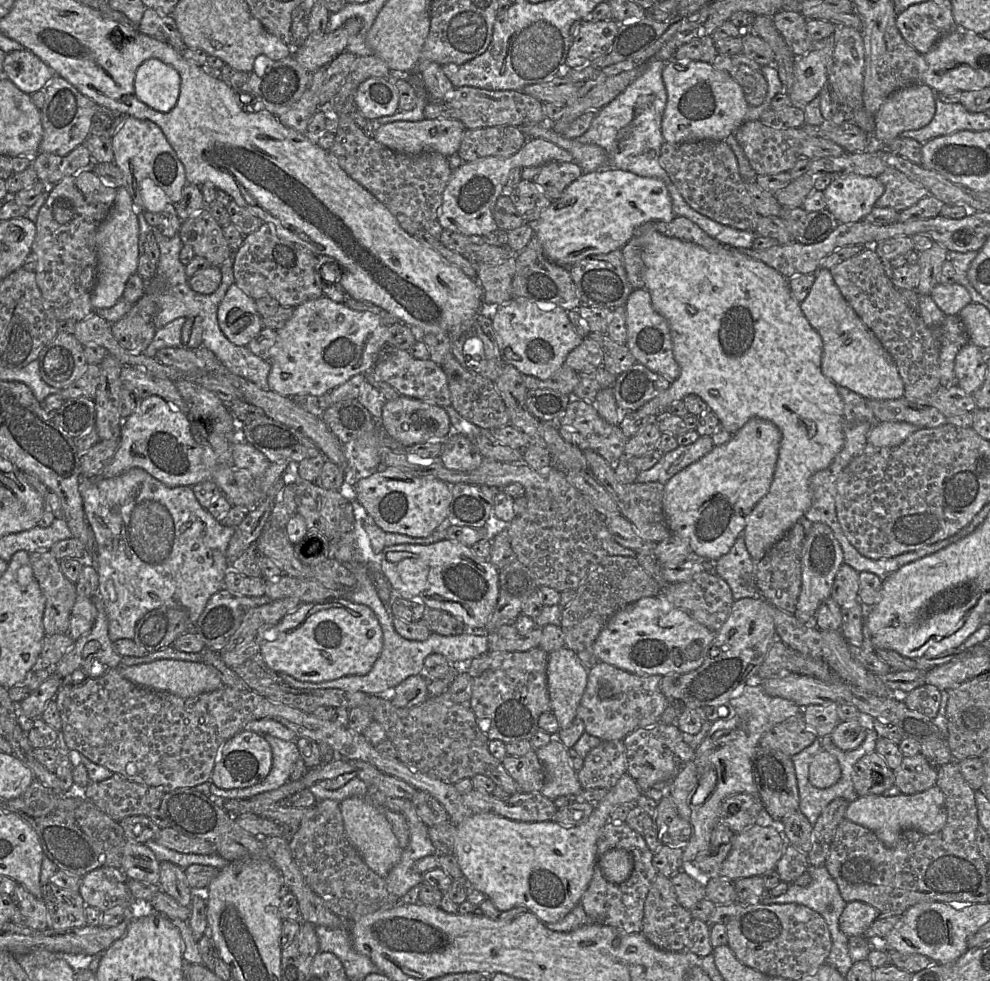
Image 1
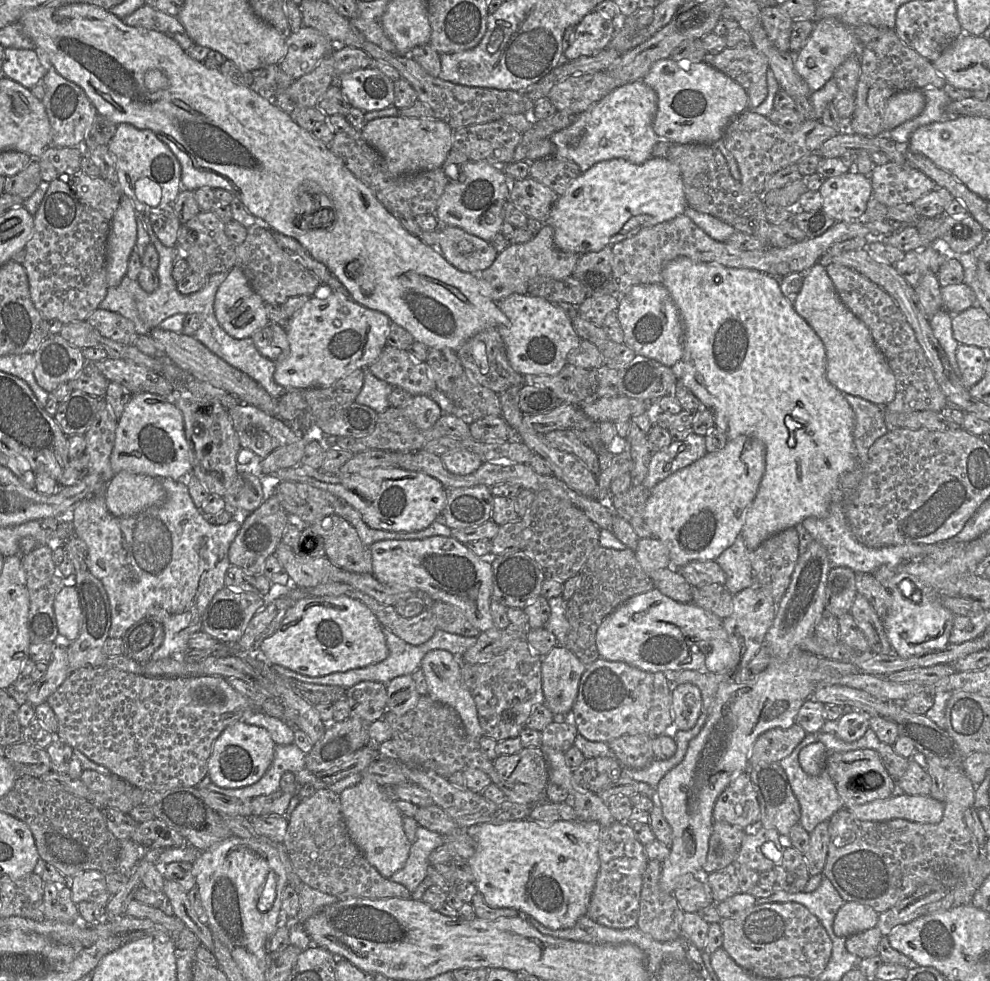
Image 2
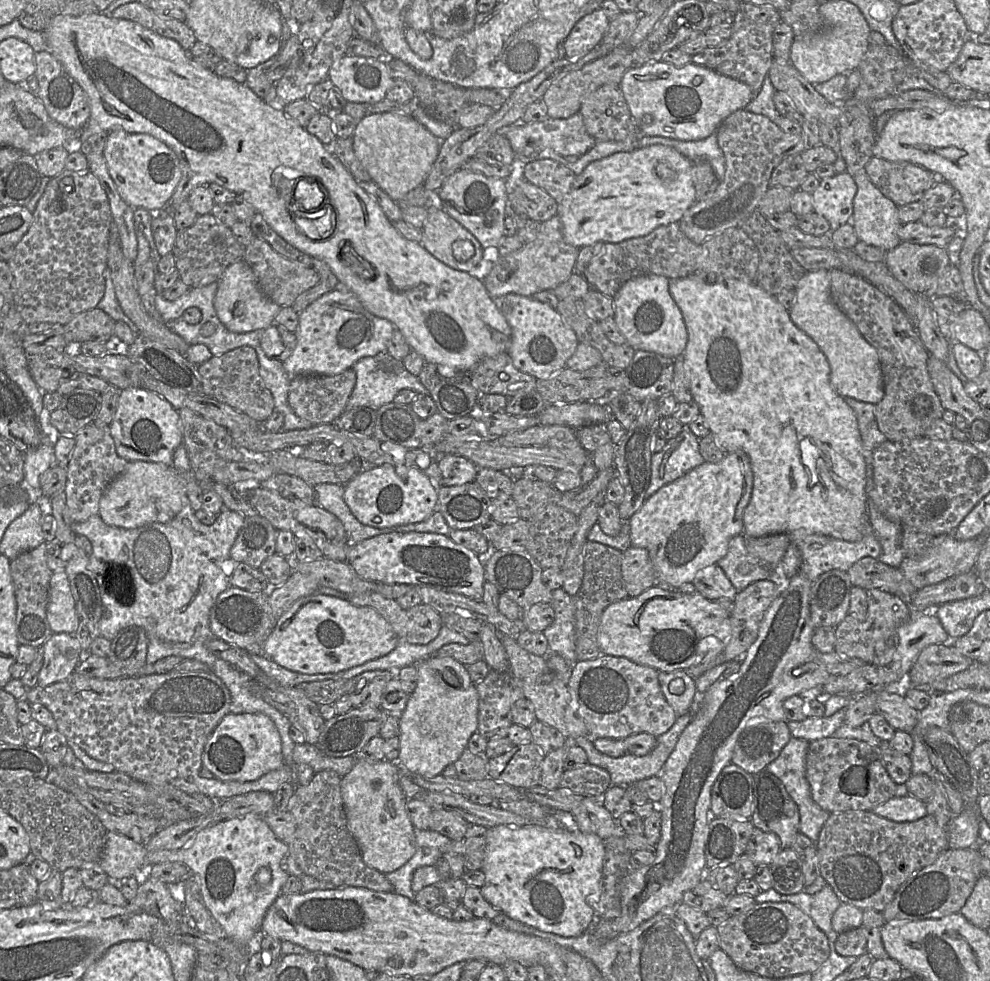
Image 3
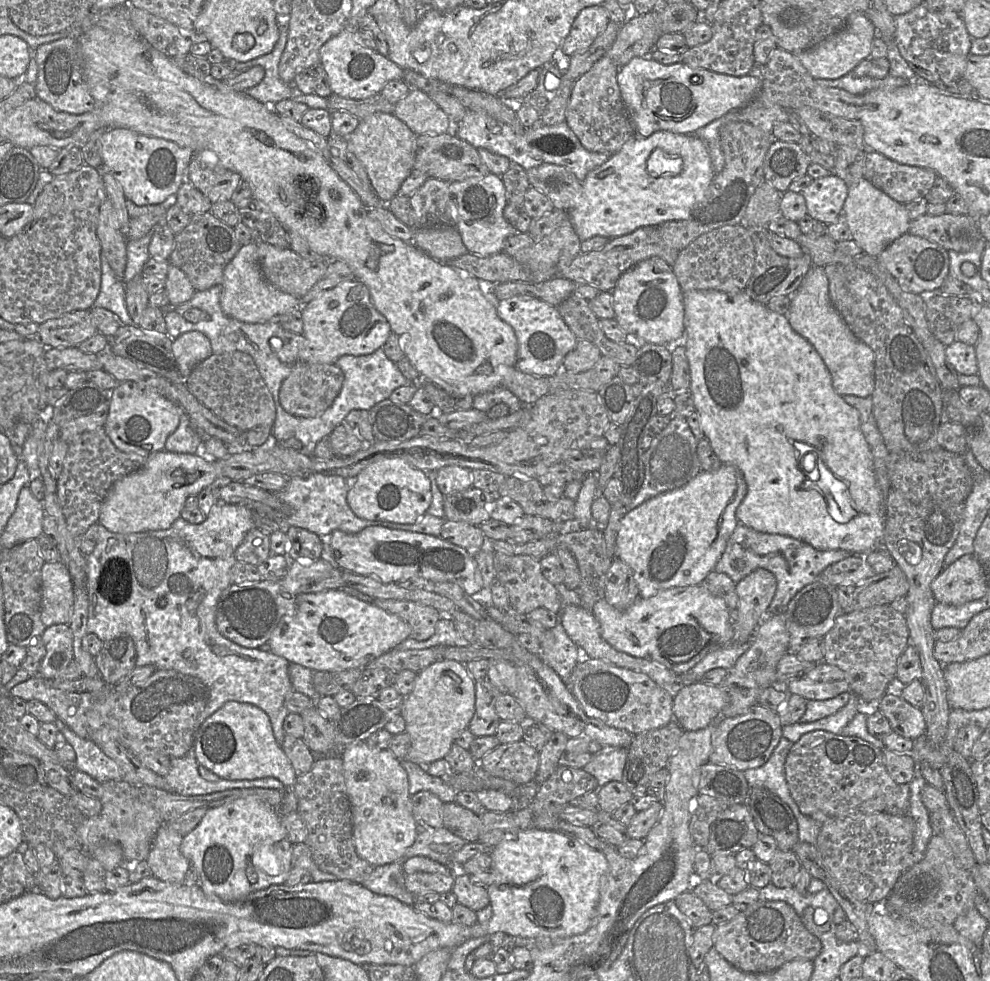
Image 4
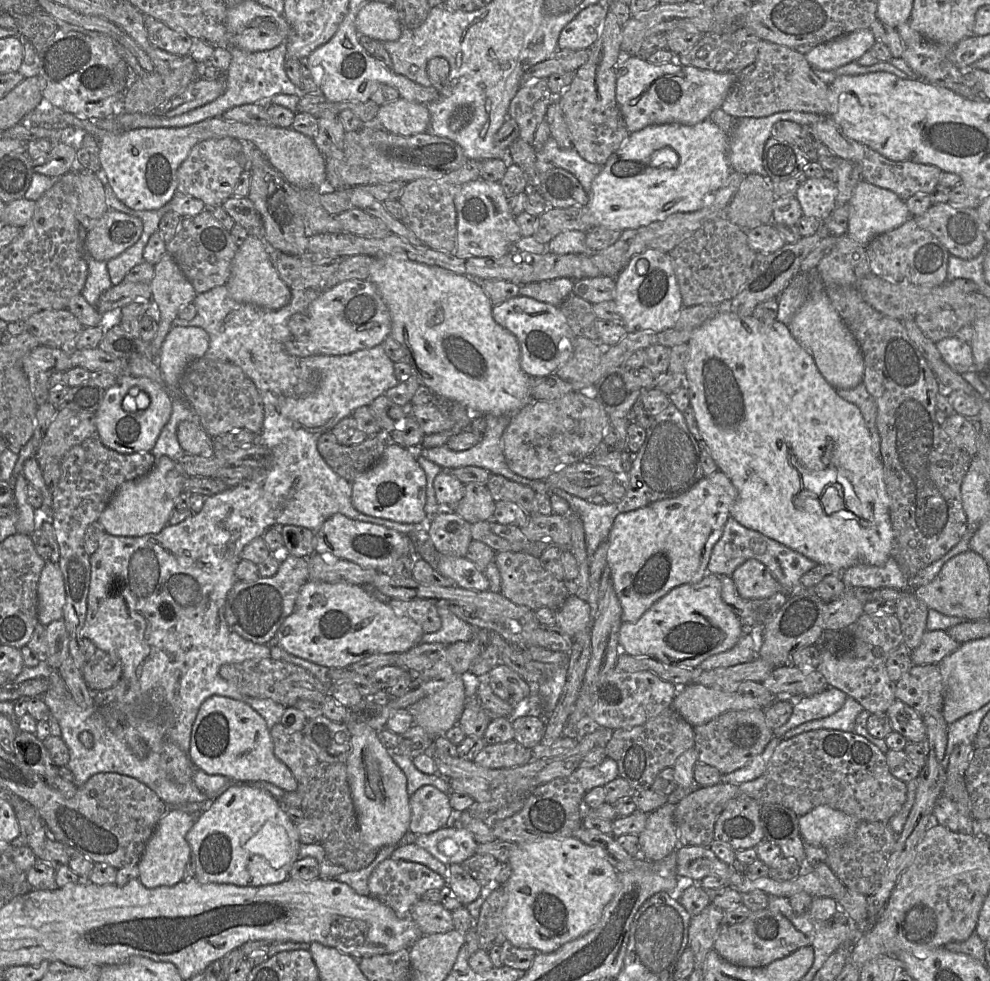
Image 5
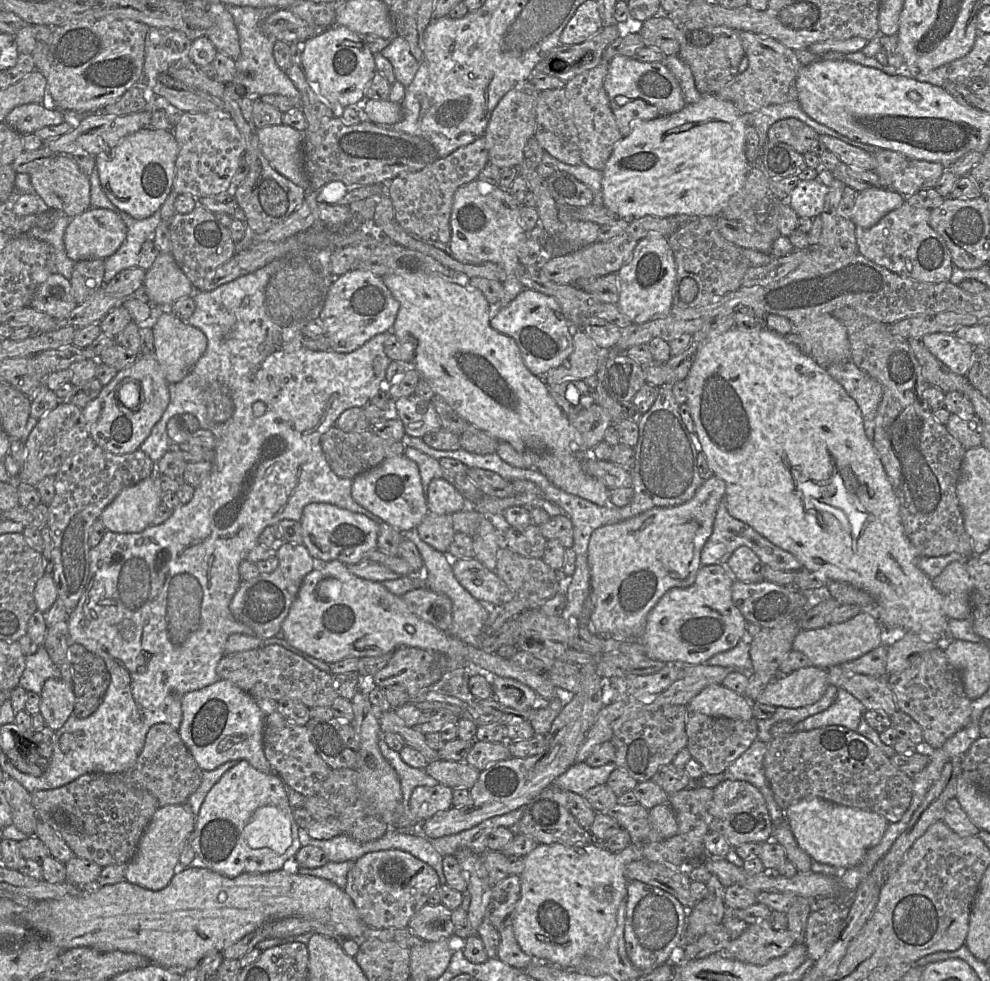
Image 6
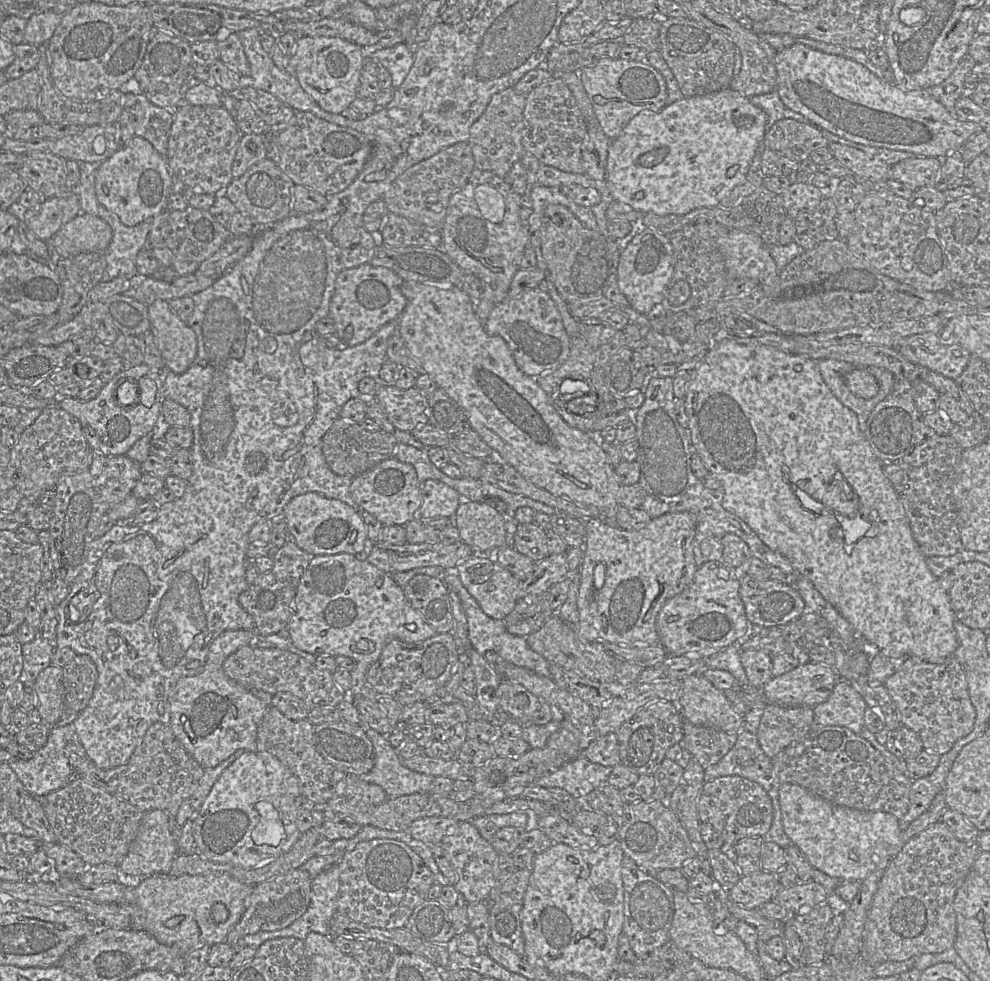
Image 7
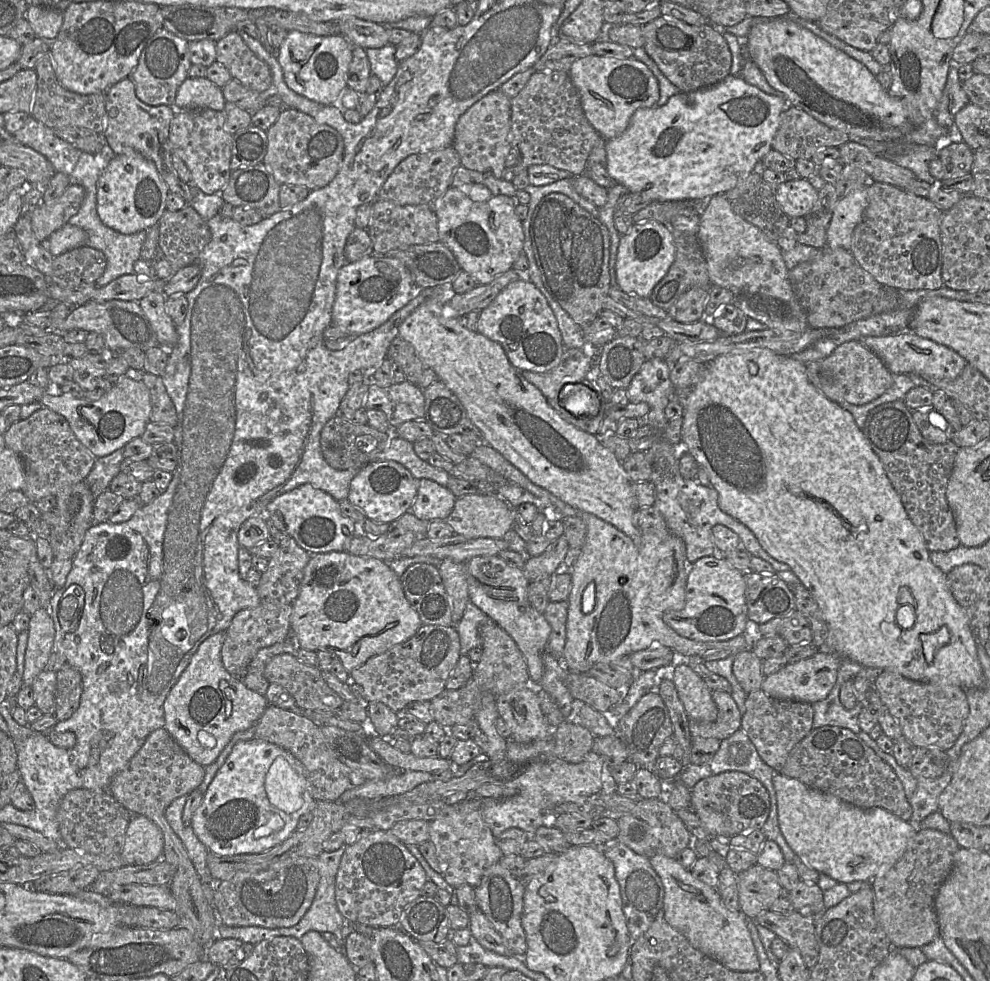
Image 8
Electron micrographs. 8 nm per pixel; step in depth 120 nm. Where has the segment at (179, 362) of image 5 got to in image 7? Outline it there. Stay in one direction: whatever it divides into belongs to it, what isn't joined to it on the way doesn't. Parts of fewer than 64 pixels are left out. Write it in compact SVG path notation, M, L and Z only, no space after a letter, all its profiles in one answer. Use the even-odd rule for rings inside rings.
M166 300L148 306L150 331L164 360L166 371L184 373L197 355L194 331L171 309Z

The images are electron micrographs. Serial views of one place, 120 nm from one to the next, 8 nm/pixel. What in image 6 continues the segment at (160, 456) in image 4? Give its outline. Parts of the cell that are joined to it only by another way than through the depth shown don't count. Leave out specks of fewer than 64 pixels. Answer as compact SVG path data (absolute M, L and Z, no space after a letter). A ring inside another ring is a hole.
M160 473L138 482L137 484L123 489L116 498L102 511L99 519L106 529L115 533L138 533L152 525L156 512L161 505L163 492L159 481Z

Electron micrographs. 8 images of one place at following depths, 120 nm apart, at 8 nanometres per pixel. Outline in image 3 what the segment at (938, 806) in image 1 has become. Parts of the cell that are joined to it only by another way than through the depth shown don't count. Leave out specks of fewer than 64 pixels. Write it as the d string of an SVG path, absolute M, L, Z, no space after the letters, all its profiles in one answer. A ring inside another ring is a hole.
M912 795L894 796L872 810L873 813L895 822L913 822L927 815L926 803Z

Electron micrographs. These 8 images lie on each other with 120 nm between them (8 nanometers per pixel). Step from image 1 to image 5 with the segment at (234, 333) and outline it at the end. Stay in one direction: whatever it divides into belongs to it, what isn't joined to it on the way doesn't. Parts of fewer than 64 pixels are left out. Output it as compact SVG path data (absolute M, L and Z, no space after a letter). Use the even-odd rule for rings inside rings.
M248 235L238 247L226 283L230 297L238 303L275 311L286 306L292 297L291 289L280 278L269 255L268 245L261 239Z

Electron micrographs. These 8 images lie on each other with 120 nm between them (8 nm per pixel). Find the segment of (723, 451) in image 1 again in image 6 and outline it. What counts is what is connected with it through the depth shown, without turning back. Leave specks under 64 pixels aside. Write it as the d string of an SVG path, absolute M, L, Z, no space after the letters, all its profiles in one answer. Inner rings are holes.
M717 476L705 480L695 495L689 501L673 507L657 507L640 515L619 521L614 524L601 526L593 531L588 544L588 564L590 568L590 598L593 603L593 611L590 616L592 632L599 636L609 636L619 641L640 641L643 635L646 618L650 610L656 606L660 598L672 588L686 588L691 586L696 579L701 565L701 550L710 537L717 507L725 495L725 482Z

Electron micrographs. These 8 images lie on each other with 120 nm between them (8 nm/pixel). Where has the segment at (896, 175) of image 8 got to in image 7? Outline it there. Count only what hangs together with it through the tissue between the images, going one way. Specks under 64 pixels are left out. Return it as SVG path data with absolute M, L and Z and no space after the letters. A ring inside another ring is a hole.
M829 142L827 147L834 159L846 167L851 174L875 181L890 179L891 166L886 162L848 145Z

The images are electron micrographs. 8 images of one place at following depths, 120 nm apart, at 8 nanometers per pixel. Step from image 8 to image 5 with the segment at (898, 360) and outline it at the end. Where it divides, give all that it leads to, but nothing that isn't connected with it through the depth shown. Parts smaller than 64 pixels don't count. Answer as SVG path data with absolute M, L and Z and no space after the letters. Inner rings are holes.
M952 336L938 341L935 345L943 361L956 373L961 375L974 370L970 343Z

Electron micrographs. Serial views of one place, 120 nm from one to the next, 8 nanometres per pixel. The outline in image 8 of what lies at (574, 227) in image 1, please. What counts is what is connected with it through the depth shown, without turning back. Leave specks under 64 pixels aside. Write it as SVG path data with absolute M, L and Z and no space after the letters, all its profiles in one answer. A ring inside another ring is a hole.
M729 75L718 84L673 95L661 107L640 108L625 132L606 142L606 169L618 184L640 193L653 202L711 198L725 194L753 172L755 164L772 149L780 117L789 108L784 97L765 94L745 82L740 75Z

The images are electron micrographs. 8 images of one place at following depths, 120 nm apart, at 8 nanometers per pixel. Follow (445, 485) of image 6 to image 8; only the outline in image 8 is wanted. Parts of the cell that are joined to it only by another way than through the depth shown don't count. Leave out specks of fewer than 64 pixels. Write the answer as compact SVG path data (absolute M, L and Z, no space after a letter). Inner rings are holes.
M423 478L419 480L417 496L409 511L421 520L446 520L456 499L446 486Z

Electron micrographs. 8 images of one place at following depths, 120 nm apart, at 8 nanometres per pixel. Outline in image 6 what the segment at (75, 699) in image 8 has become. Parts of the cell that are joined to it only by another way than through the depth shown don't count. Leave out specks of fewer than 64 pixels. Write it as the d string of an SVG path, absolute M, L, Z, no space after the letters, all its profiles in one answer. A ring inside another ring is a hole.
M87 651L72 667L72 690L76 699L103 698L111 677L105 661L99 655Z

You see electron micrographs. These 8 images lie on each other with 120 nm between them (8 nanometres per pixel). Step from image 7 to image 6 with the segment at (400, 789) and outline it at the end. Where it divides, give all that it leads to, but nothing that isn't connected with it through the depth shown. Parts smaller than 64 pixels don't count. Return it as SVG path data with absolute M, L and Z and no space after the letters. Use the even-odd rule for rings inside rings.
M382 732L378 742L379 749L383 757L390 763L396 771L401 785L402 803L404 809L409 808L409 799L414 788L418 786L435 786L438 781L429 776L424 769L418 769L406 764L399 753L392 750L386 744Z

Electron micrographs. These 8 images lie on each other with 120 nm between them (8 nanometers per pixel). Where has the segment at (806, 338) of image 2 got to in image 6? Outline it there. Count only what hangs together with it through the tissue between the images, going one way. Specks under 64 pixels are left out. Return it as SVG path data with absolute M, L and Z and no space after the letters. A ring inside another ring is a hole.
M733 326L724 332L711 332L698 350L685 378L687 401L695 430L708 466L714 476L725 482L726 507L729 514L751 526L759 534L781 549L790 552L803 568L814 574L822 574L827 580L842 581L869 593L877 604L877 621L888 631L905 631L919 634L926 639L947 642L948 618L943 611L943 596L934 588L932 579L916 566L915 547L907 538L900 517L898 497L880 461L873 443L867 438L863 418L857 403L844 388L804 354L795 344L768 328L749 329Z

